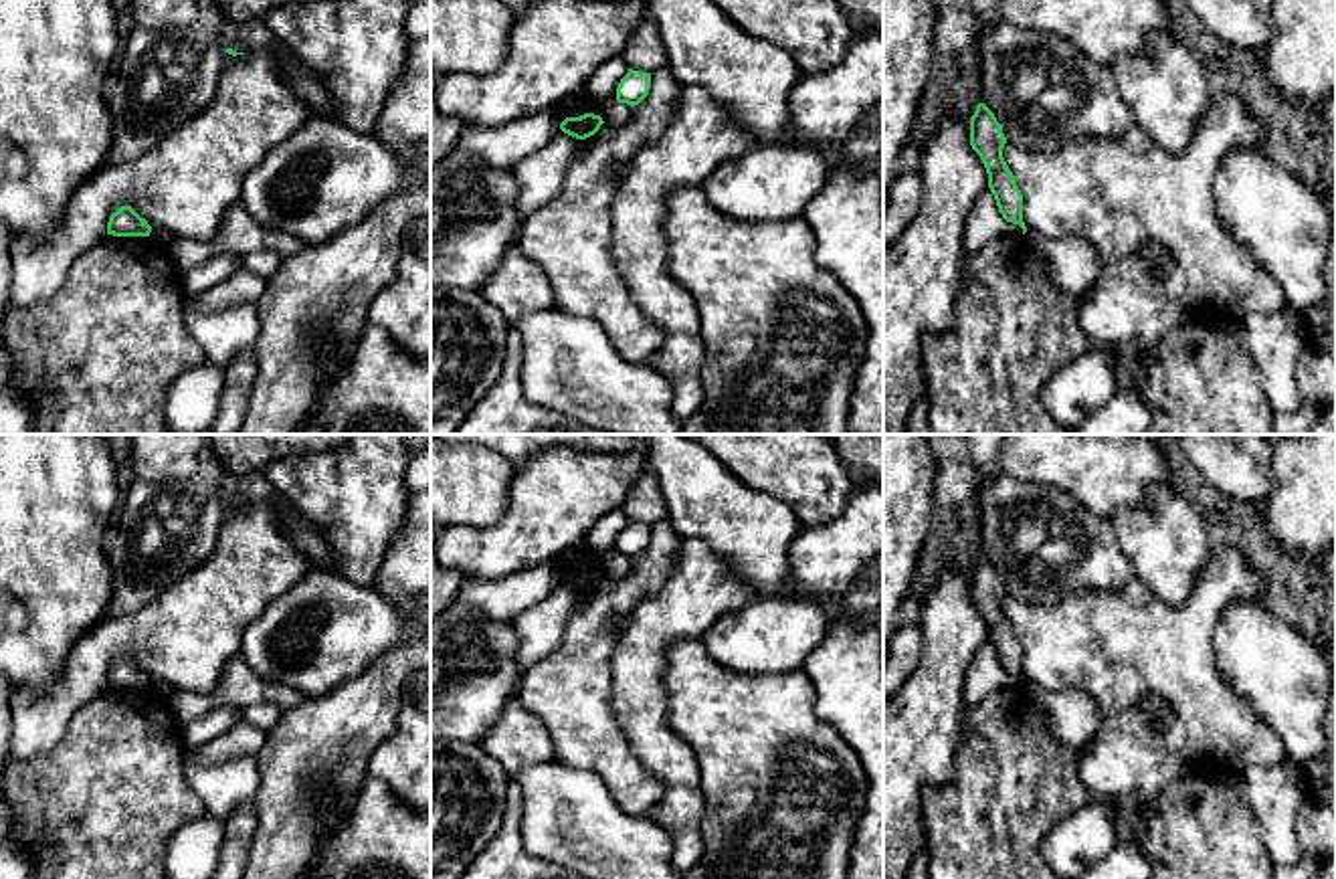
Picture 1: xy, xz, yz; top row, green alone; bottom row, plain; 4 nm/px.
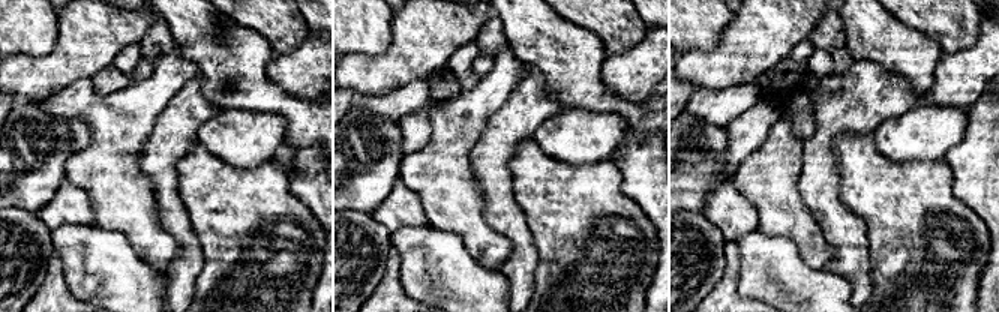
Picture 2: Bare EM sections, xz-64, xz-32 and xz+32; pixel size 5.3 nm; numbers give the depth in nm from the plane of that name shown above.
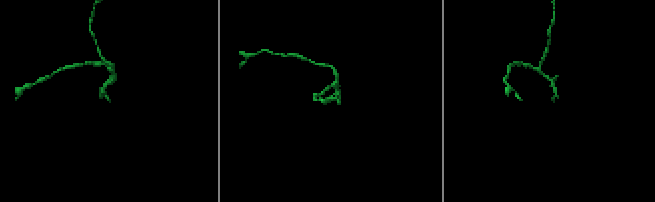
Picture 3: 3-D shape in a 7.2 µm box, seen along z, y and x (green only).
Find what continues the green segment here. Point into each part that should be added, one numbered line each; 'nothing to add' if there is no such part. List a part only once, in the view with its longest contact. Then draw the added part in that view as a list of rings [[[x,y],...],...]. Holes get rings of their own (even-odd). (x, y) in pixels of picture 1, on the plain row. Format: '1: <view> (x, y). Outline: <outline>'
1: xy (249, 490). Outline: [[[224,471],[220,493],[224,503],[232,501],[236,505],[271,505],[277,511],[291,542],[311,560],[311,564],[317,568],[336,570],[329,542],[321,529],[305,519],[285,497],[281,497],[267,481],[263,471],[255,471],[243,477]]]

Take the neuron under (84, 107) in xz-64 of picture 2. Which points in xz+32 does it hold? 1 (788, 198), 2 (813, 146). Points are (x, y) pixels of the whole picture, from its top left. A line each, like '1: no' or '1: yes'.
1: yes
2: no

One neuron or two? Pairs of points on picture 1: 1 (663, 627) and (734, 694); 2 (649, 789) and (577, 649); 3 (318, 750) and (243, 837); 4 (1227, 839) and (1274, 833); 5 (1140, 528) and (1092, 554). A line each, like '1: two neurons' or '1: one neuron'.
1: two neurons
2: one neuron
3: two neurons
4: two neurons
5: two neurons

